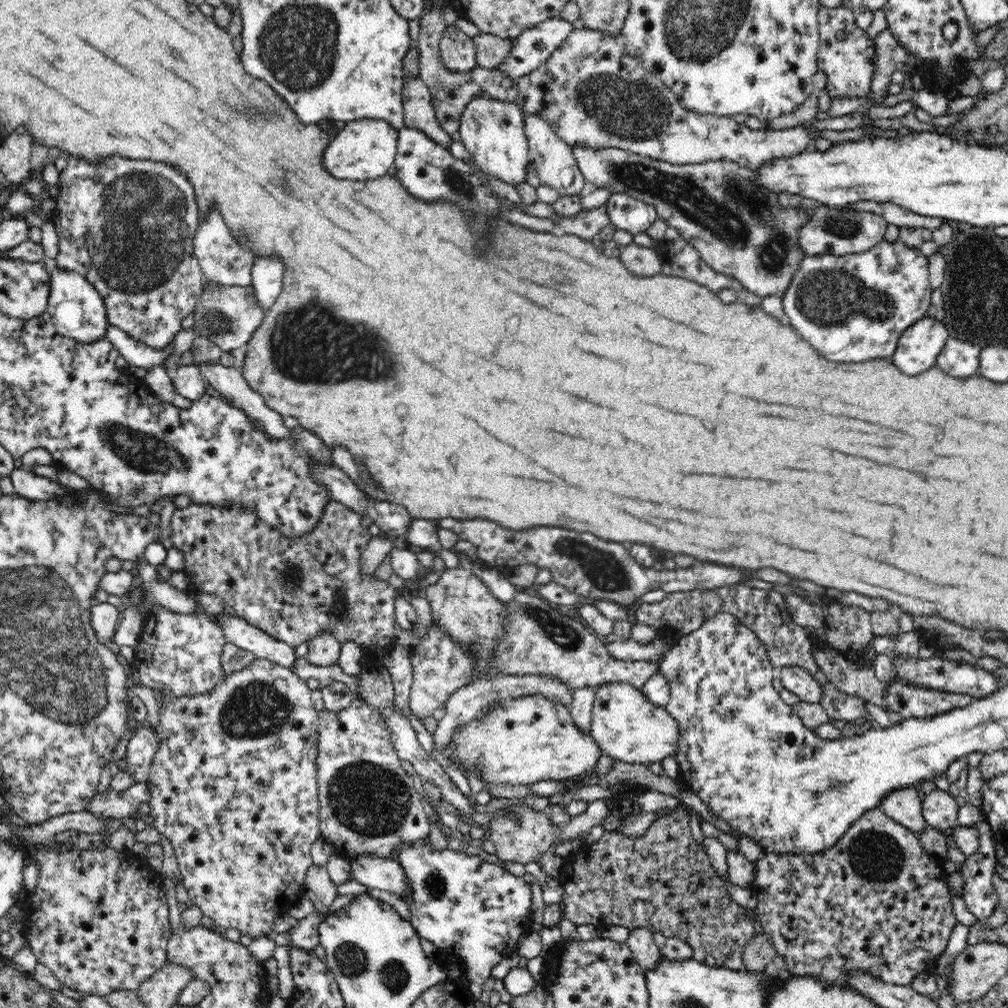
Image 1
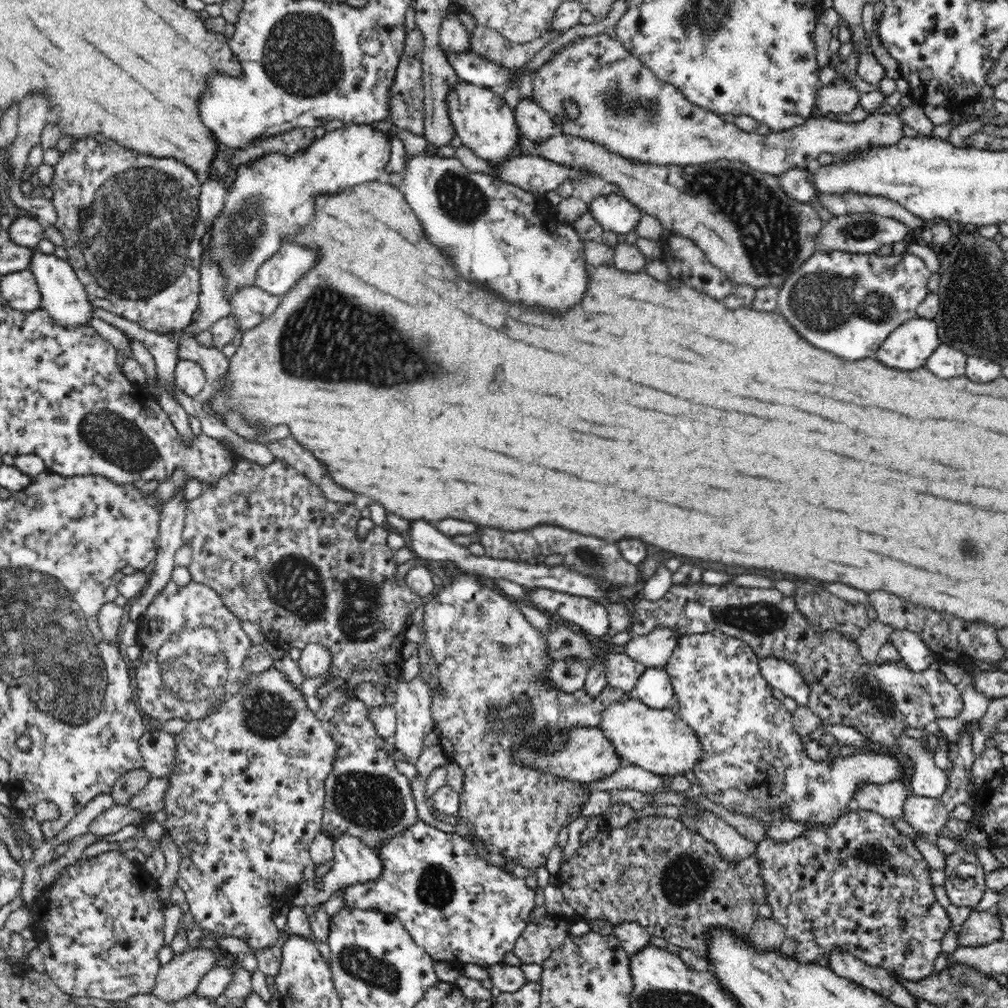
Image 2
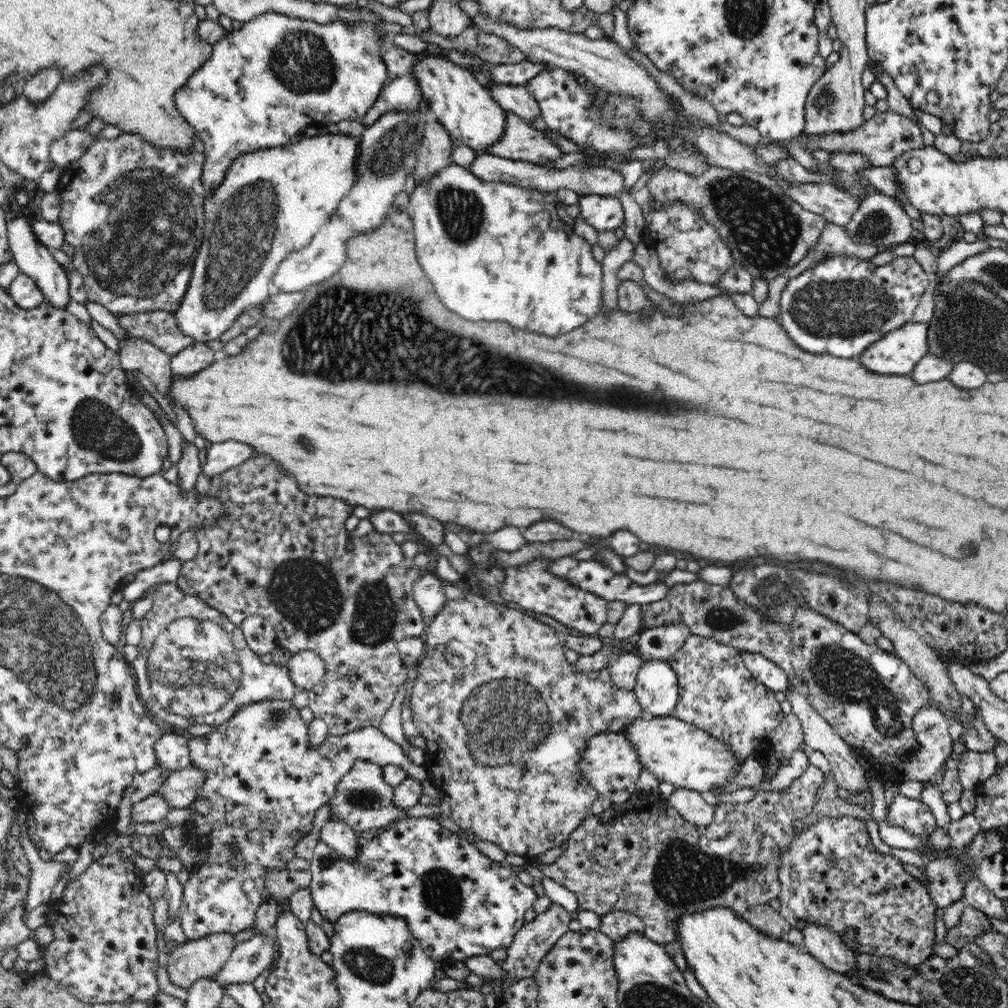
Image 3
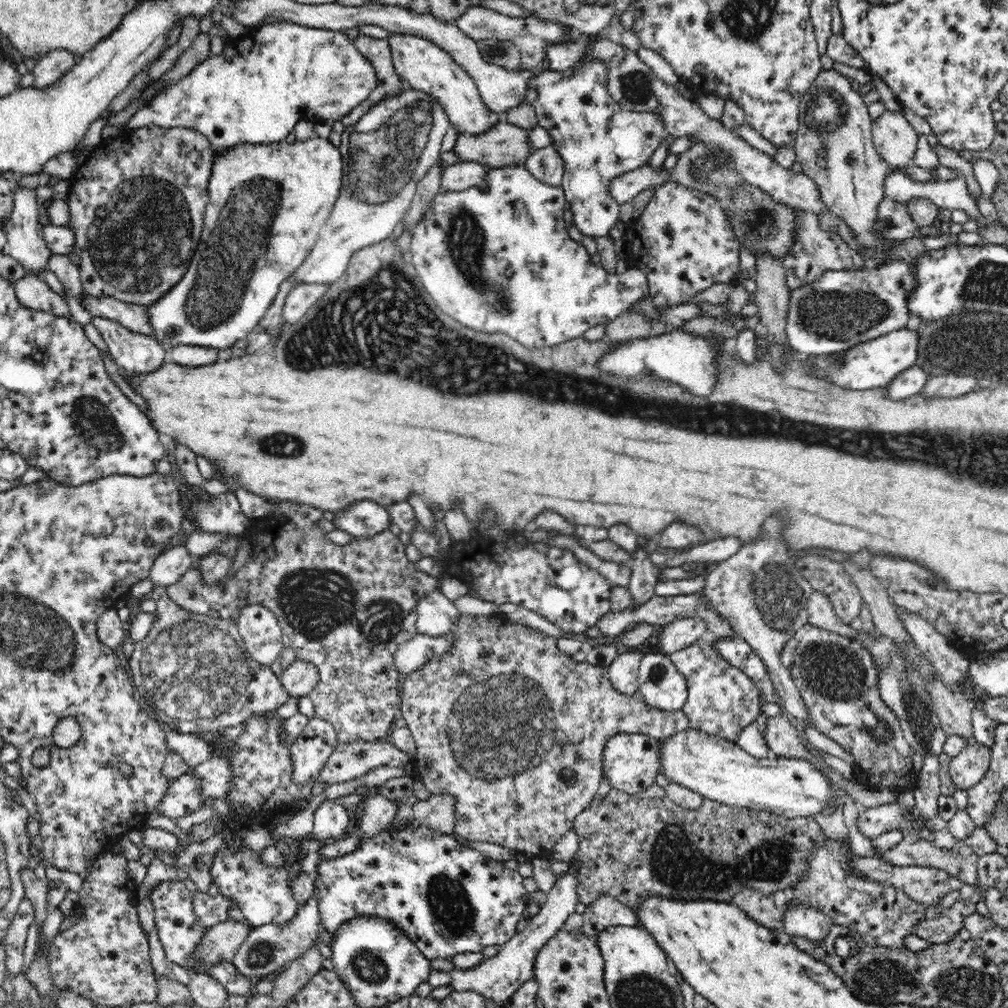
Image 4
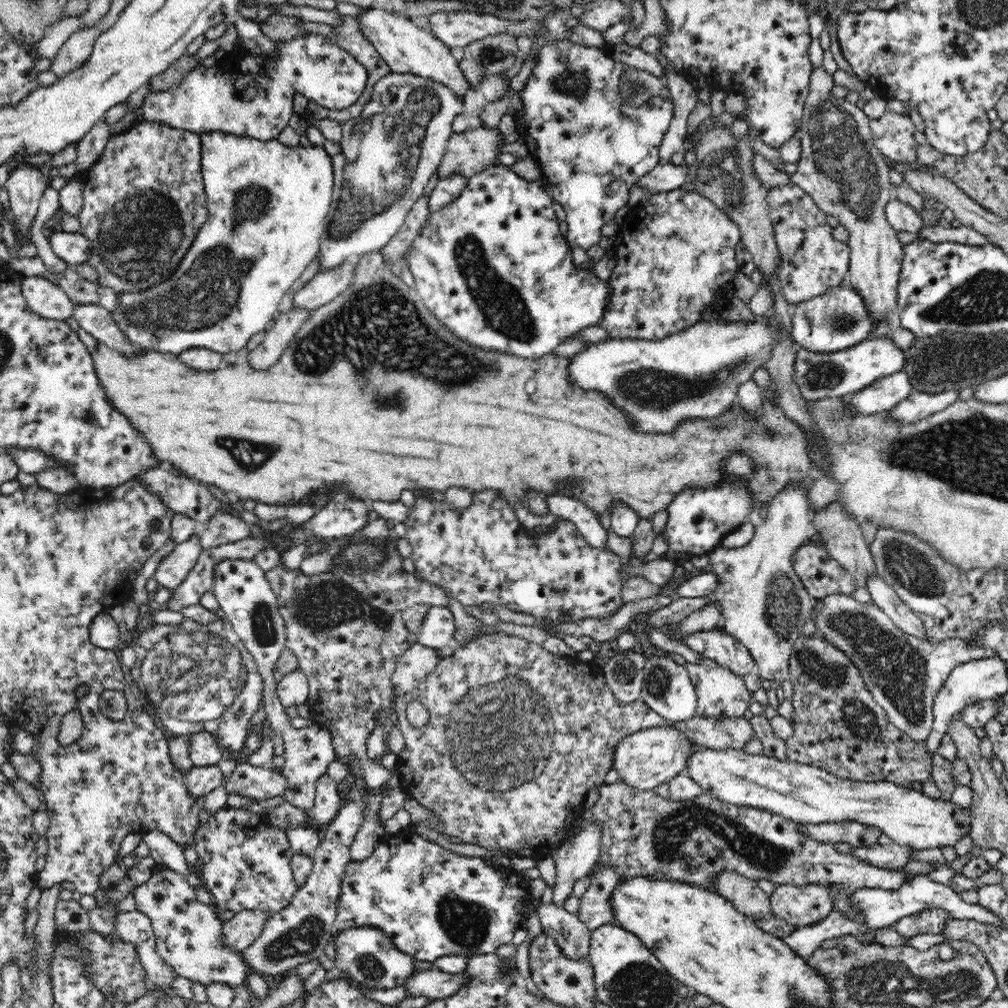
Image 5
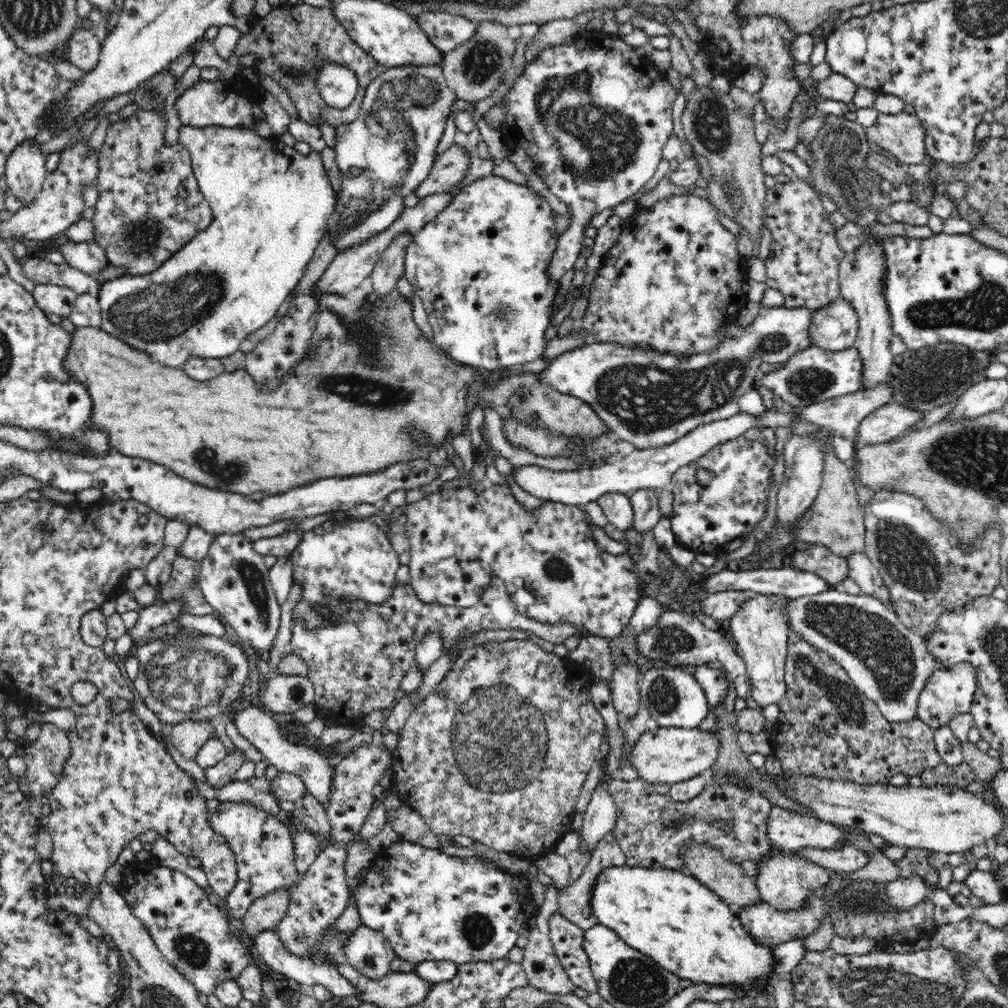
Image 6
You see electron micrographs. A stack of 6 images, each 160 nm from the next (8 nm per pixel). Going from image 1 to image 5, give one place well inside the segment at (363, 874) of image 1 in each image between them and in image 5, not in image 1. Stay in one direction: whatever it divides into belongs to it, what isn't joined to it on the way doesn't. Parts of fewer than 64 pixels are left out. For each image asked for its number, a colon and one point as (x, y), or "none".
2: (354, 861)
3: (344, 841)
4: (330, 819)
5: (327, 804)

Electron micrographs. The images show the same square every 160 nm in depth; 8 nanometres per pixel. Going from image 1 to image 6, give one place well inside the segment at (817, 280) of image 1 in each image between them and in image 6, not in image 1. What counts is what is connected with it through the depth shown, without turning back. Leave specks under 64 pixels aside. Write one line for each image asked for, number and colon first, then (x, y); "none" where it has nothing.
2: (845, 303)
3: (840, 306)
4: (843, 308)
5: (833, 321)
6: (835, 328)

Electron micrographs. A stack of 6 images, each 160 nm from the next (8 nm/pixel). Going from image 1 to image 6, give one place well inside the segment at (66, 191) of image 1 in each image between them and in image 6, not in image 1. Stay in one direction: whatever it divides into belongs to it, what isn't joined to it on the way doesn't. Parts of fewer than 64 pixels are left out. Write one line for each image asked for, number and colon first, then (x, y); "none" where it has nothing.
2: (133, 232)
3: (133, 211)
4: (137, 204)
5: (144, 204)
6: (150, 205)

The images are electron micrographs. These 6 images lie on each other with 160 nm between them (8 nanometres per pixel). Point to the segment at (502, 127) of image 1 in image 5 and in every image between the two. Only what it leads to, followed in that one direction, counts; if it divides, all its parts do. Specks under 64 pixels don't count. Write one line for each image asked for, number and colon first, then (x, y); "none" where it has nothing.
2: (483, 121)
3: (459, 100)
4: (420, 63)
5: (406, 47)

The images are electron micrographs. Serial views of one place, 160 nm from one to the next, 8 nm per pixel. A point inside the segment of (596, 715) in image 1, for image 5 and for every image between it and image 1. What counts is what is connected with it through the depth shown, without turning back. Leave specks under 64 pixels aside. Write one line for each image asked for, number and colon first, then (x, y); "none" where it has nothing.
2: (659, 741)
3: (686, 756)
4: (718, 769)
5: (802, 793)

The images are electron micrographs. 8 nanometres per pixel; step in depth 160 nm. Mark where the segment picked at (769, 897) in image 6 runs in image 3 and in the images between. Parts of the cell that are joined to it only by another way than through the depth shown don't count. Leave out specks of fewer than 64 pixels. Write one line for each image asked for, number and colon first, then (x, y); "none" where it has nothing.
3: (822, 942)
4: (798, 920)
5: (801, 905)

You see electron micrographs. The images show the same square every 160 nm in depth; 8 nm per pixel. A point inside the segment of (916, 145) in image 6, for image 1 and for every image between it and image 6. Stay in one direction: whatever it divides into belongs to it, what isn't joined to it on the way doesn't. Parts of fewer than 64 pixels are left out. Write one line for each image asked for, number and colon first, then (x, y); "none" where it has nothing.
1: (590, 91)
2: (623, 106)
3: (884, 138)
4: (895, 139)
5: (894, 135)

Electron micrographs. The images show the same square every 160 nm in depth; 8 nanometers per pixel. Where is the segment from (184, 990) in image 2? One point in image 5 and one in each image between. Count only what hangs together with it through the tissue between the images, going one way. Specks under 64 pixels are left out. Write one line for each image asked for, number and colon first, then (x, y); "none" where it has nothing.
3: (204, 957)
4: (221, 942)
5: (244, 927)

